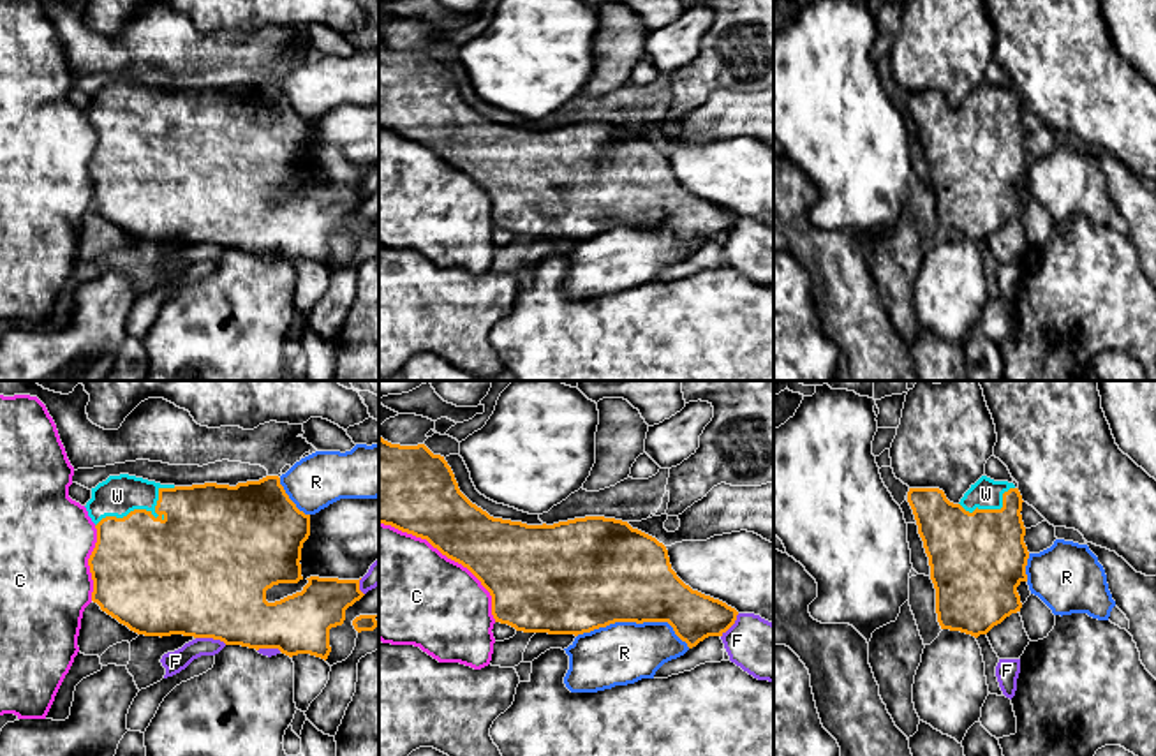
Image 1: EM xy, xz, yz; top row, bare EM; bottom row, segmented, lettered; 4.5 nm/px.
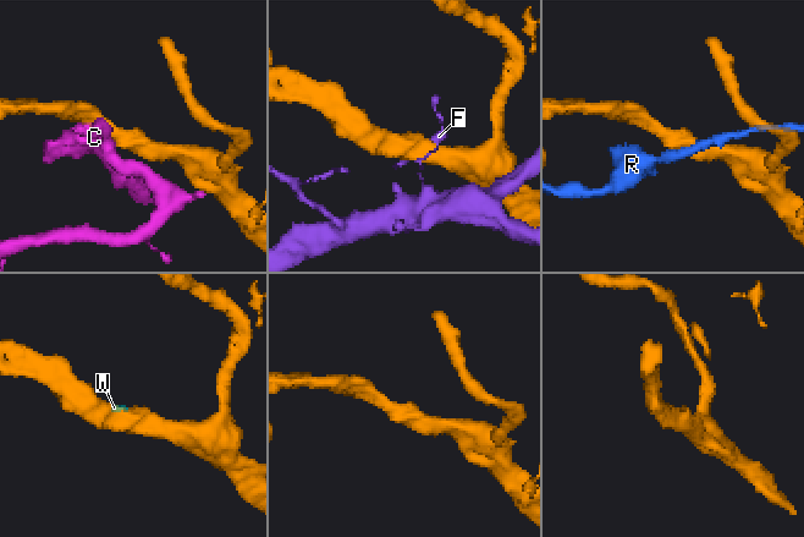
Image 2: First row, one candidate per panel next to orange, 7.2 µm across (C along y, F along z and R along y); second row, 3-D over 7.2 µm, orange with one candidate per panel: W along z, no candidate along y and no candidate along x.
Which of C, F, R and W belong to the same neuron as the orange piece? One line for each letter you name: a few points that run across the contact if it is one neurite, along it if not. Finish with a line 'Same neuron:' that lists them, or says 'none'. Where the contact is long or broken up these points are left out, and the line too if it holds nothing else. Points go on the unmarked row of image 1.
Same neuron: W

